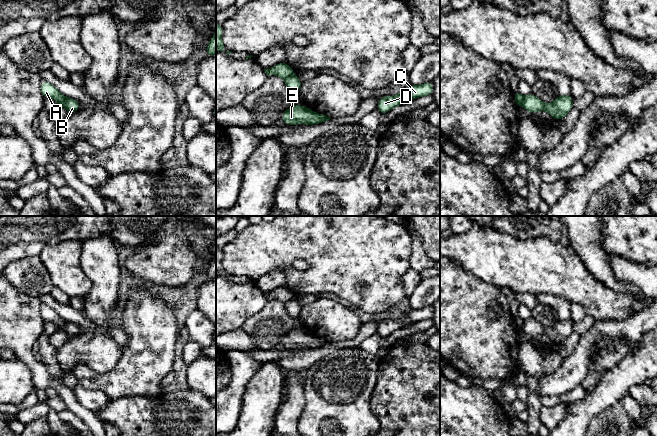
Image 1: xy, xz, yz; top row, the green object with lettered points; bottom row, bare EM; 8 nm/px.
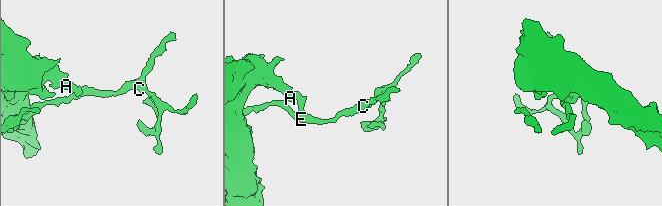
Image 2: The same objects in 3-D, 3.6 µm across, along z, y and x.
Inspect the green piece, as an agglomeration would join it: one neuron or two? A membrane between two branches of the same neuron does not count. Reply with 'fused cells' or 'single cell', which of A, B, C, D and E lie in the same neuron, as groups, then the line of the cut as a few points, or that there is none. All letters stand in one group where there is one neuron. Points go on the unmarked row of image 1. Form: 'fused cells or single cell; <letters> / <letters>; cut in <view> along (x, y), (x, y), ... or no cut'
fused cells; A / B C D E; cut in xz along (292, 298), (284, 303)

